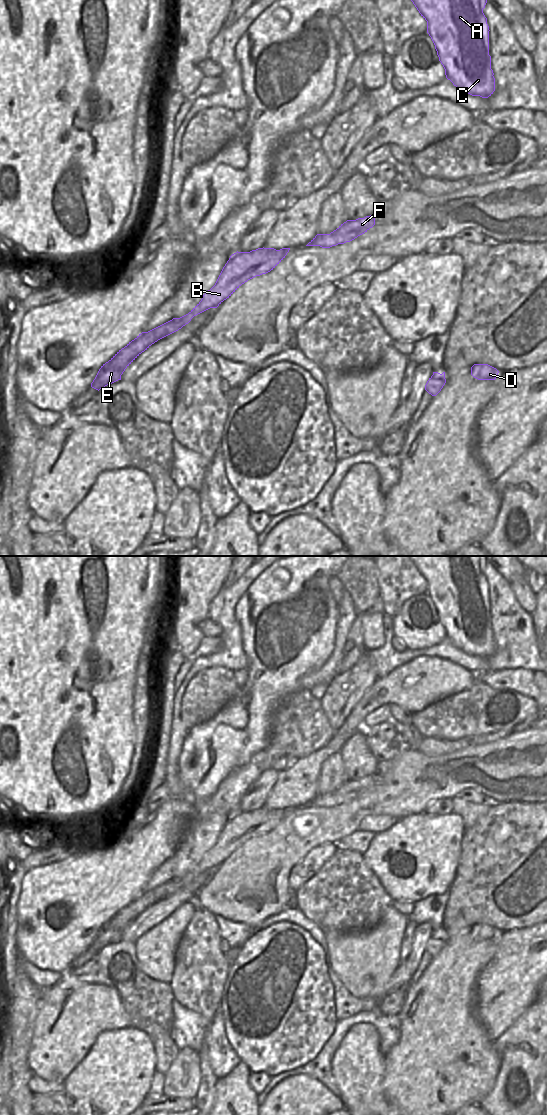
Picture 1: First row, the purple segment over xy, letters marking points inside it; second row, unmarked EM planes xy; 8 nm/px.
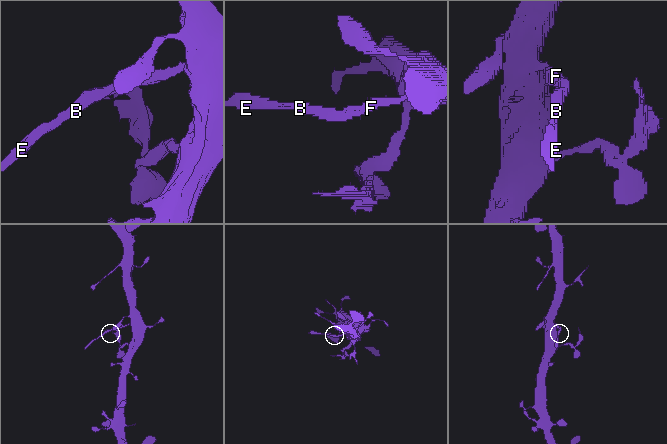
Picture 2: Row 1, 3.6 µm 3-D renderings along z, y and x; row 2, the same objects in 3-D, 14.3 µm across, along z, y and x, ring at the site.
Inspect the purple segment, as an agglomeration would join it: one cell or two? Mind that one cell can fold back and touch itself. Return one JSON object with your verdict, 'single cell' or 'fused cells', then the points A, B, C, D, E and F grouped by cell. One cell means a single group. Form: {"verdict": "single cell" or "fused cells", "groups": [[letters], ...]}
{"verdict": "single cell", "groups": [["A", "B", "C", "D", "E", "F"]]}

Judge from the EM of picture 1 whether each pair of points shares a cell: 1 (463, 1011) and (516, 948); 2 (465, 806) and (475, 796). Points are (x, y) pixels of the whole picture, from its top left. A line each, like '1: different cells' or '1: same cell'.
1: different cells
2: different cells

